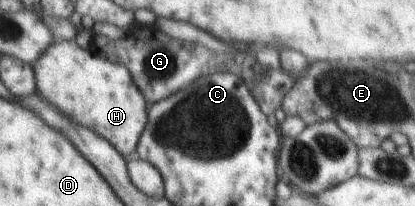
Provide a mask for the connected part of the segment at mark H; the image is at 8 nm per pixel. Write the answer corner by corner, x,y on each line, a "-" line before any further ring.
57,40
32,63
36,71
36,95
70,115
82,127
96,131
129,159
138,149
144,127
148,127
148,99
124,64
98,55
92,48
81,49
75,40

